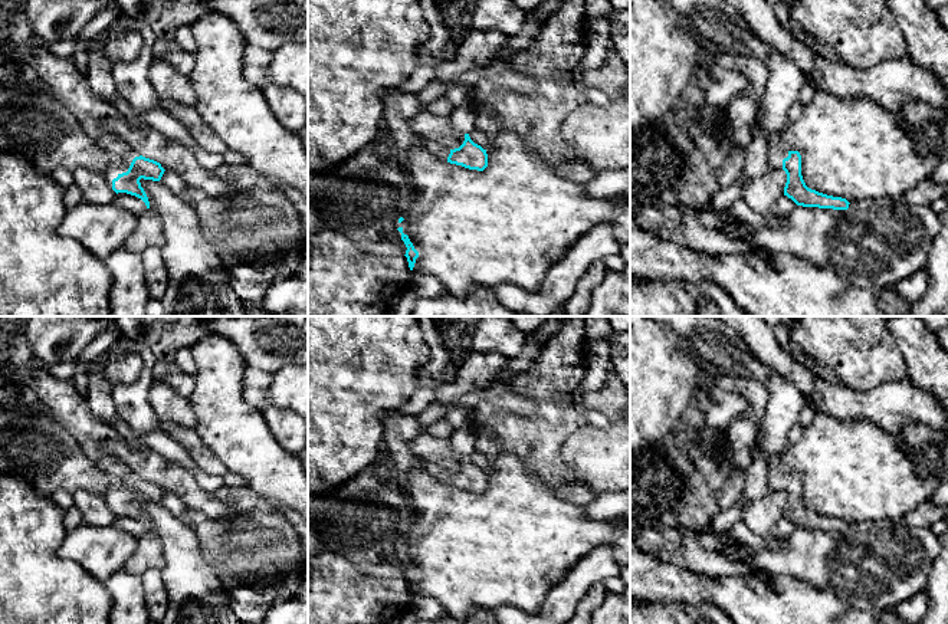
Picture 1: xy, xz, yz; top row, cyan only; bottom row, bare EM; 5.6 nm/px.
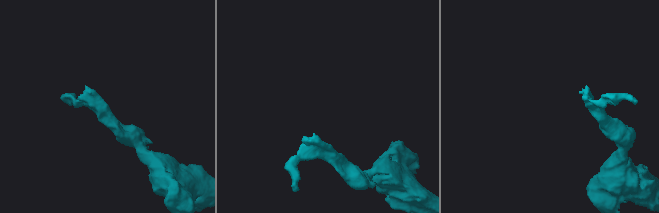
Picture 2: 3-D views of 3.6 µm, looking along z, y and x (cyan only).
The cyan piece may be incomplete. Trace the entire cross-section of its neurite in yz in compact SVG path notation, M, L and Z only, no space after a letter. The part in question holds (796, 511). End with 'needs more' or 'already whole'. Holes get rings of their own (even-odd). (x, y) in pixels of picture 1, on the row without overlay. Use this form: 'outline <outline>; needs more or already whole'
outline M780 457L768 460L768 485L770 490L783 490L787 496L784 518L791 520L797 528L819 529L833 532L847 532L849 523L842 519L833 519L806 508L801 497L801 477L798 473L784 473L780 466Z; needs more

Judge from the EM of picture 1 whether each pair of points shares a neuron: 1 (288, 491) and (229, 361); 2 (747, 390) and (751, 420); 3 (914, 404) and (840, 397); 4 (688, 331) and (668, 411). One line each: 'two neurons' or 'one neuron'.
1: one neuron
2: one neuron
3: one neuron
4: two neurons

